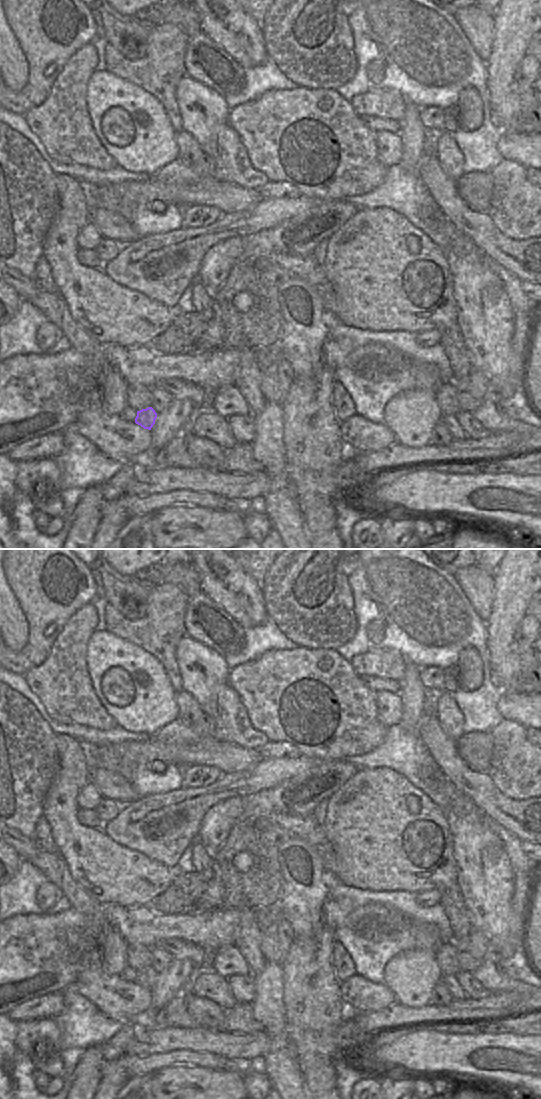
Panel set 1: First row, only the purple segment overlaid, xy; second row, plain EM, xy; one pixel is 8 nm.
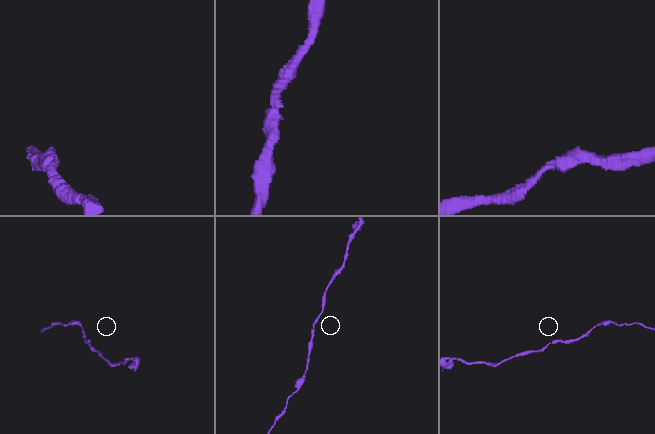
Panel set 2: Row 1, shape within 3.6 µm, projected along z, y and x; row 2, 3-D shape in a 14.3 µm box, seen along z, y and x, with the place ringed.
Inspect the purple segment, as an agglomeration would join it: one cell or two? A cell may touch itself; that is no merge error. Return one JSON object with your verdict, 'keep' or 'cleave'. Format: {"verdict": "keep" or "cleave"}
{"verdict": "keep"}

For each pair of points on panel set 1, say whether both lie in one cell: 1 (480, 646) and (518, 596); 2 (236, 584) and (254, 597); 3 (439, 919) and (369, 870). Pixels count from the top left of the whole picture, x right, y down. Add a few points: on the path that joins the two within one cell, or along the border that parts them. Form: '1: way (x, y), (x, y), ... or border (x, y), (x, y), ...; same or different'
1: border (486, 621), (486, 647), (489, 661); different
2: way (240, 587), (250, 595); same
3: border (375, 891), (411, 891), (414, 893); different

